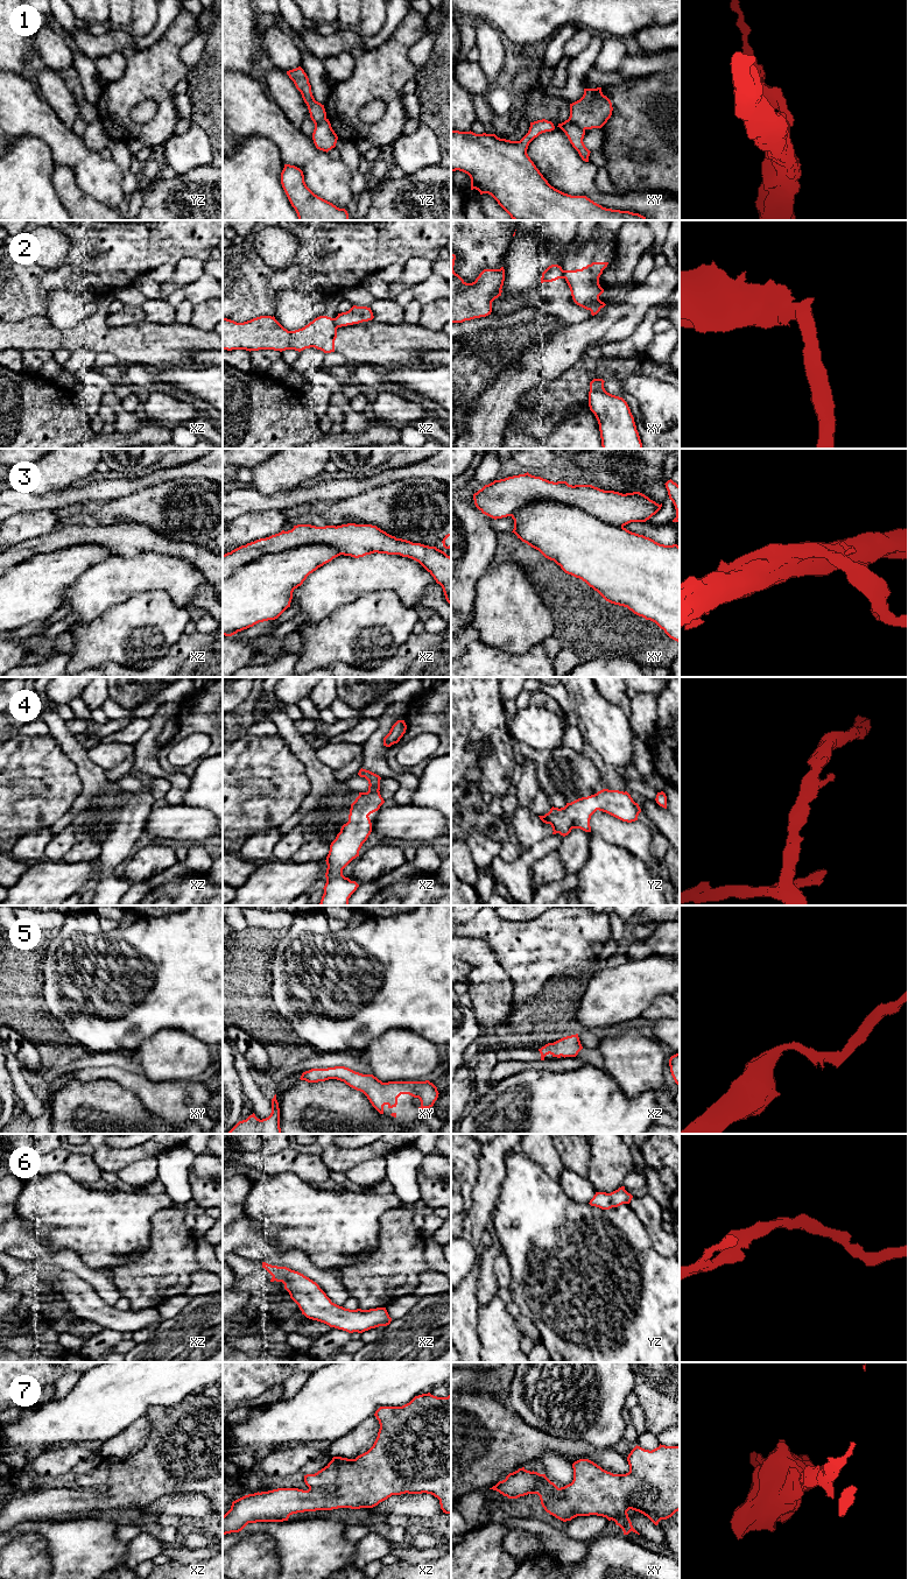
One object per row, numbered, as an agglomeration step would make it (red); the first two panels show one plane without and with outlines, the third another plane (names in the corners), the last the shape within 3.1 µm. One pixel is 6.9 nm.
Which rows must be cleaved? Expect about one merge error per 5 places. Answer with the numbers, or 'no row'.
1, 2, 3

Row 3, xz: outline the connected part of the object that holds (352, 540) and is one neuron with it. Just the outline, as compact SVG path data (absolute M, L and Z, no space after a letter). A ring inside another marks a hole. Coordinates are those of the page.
M372 524L294 526L291 530L282 530L223 555L223 580L258 557L309 544L324 544L338 550L340 555L354 558L374 552L411 558L442 586L451 605L451 557L436 547L396 538Z

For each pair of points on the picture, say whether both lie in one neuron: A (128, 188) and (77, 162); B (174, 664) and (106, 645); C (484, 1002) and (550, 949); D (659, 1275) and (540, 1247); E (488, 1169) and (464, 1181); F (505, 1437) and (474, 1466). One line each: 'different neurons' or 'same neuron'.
A: different neurons
B: different neurons
C: different neurons
D: same neuron
E: different neurons
F: same neuron

